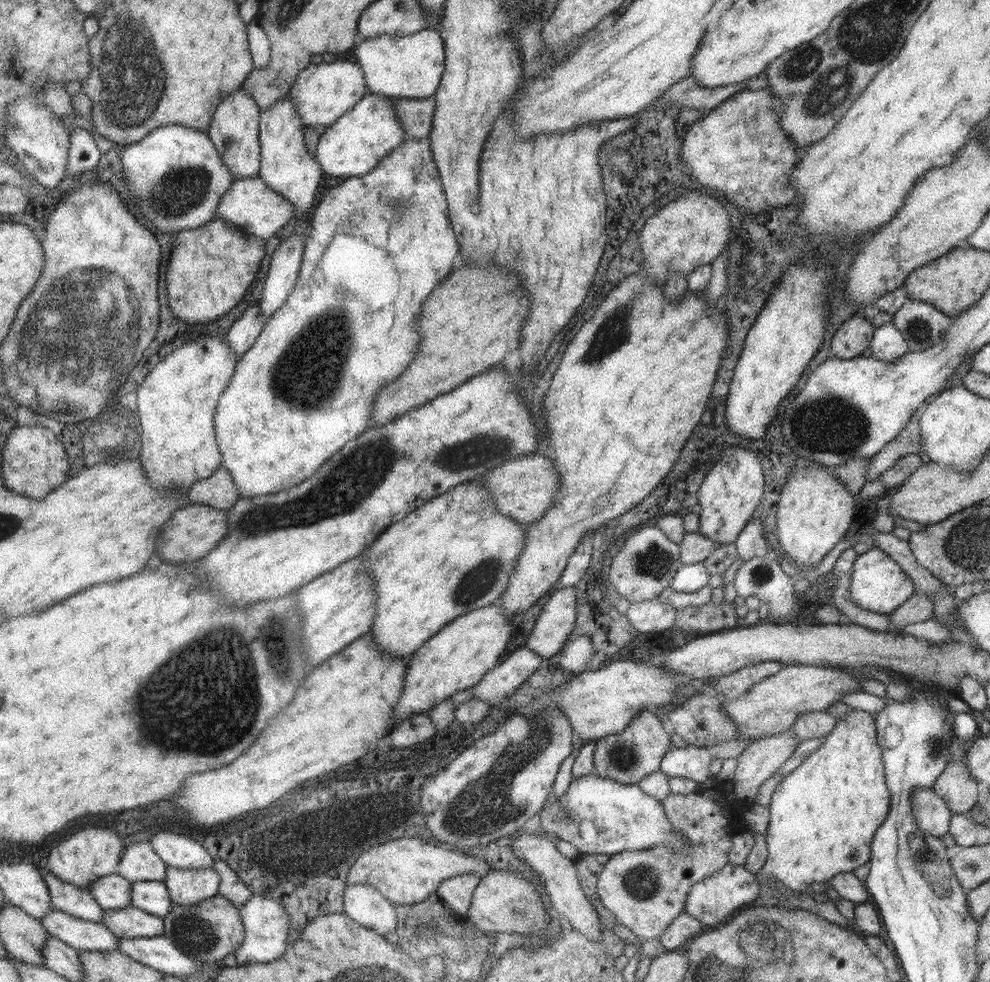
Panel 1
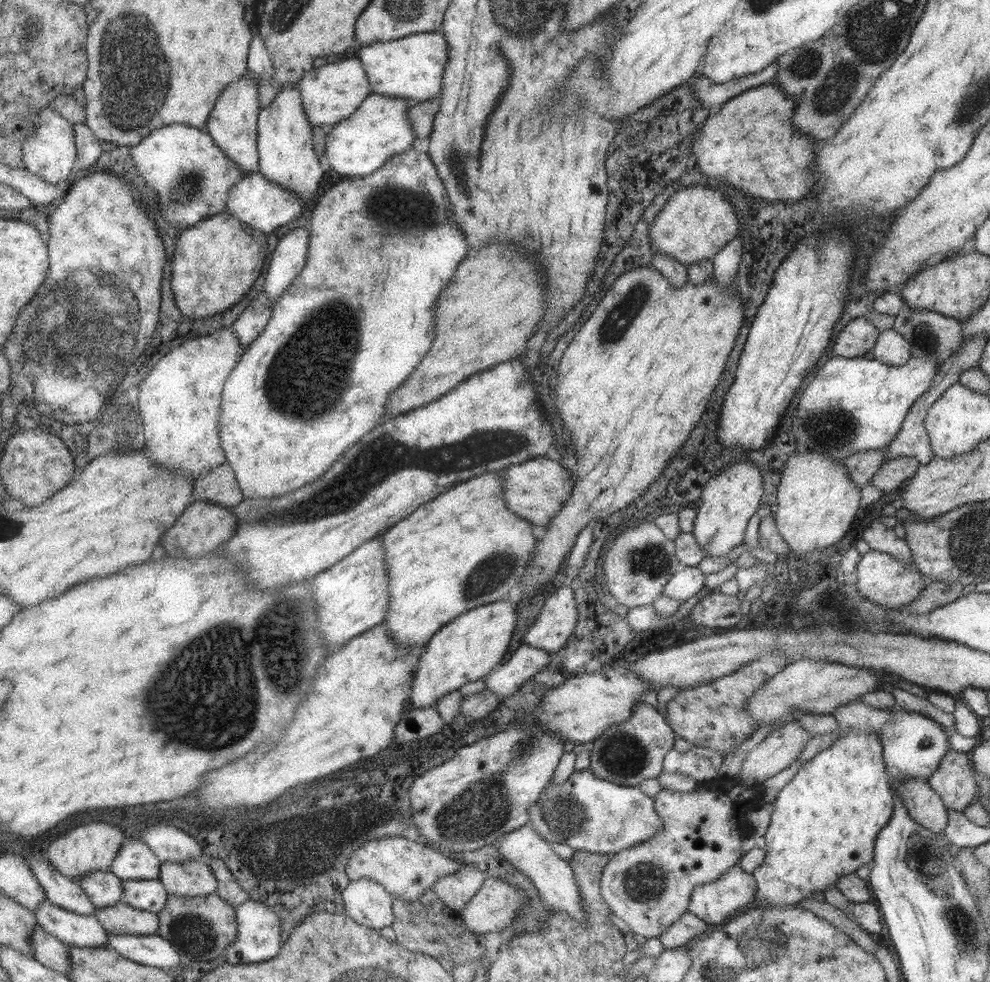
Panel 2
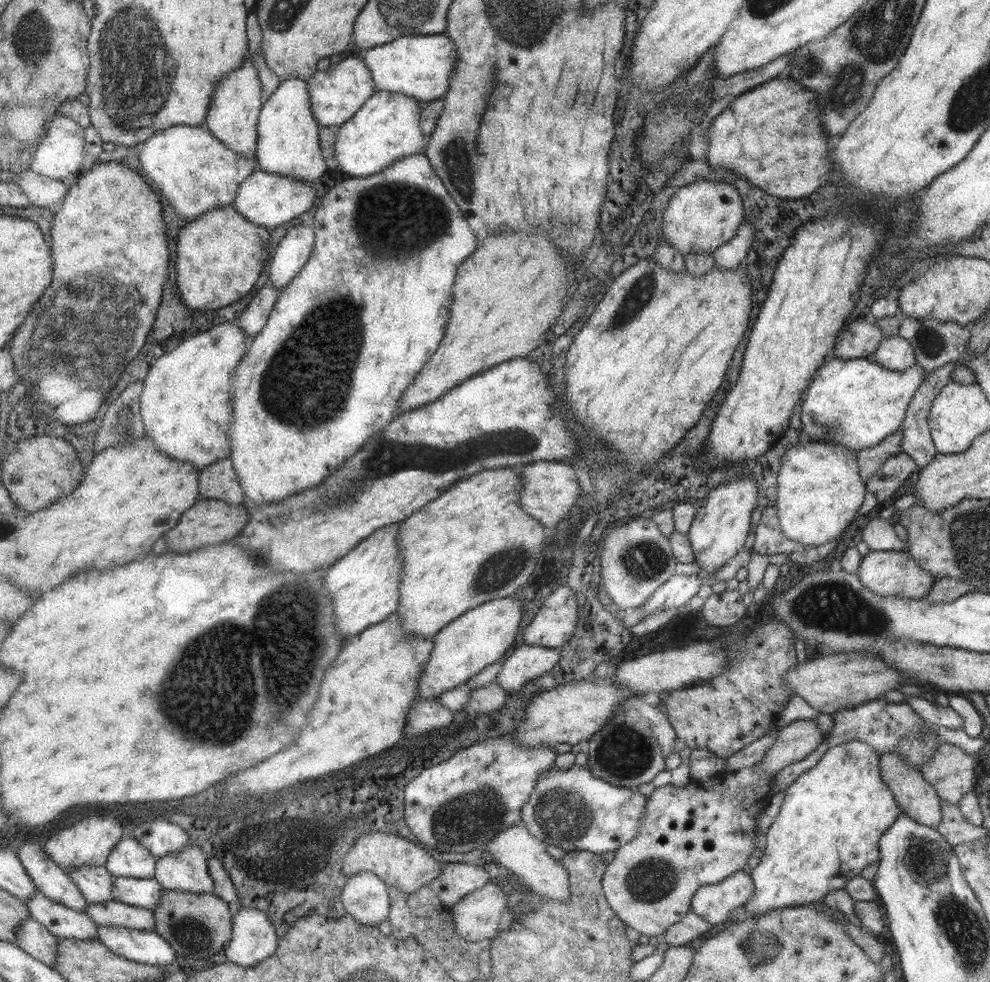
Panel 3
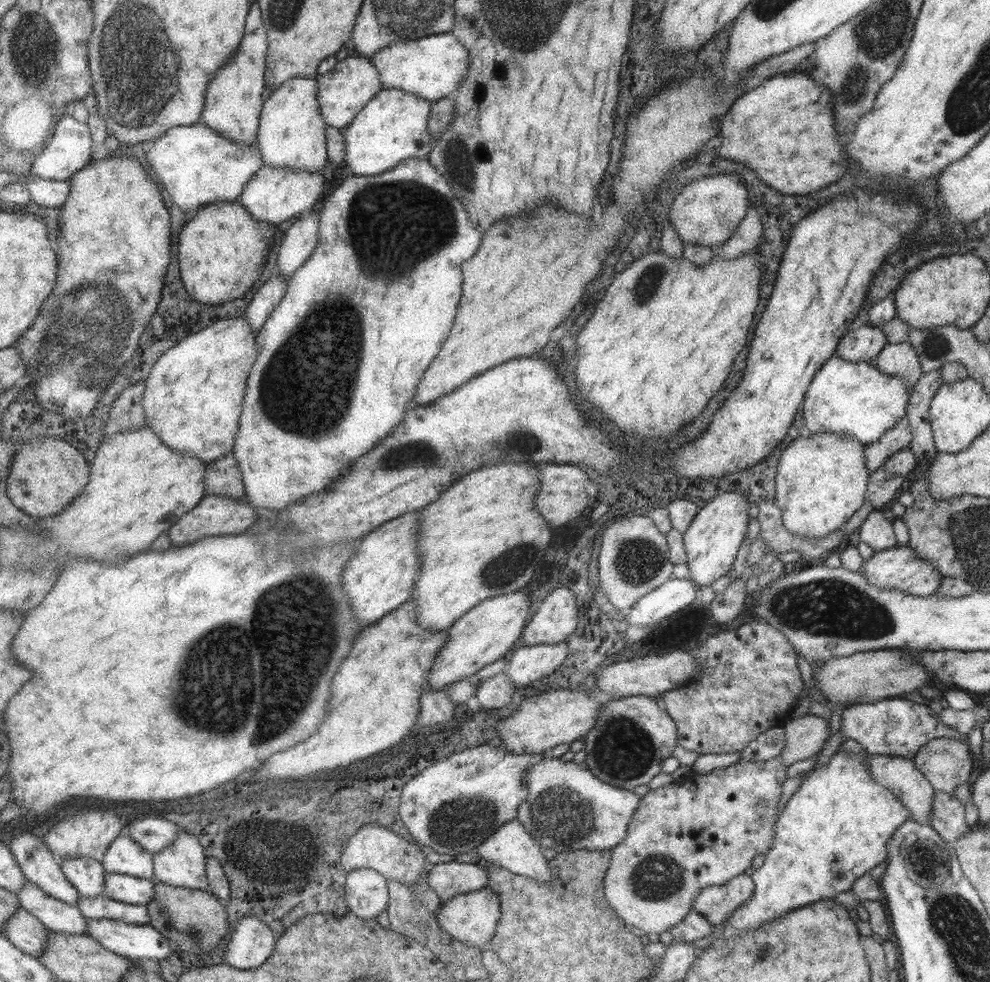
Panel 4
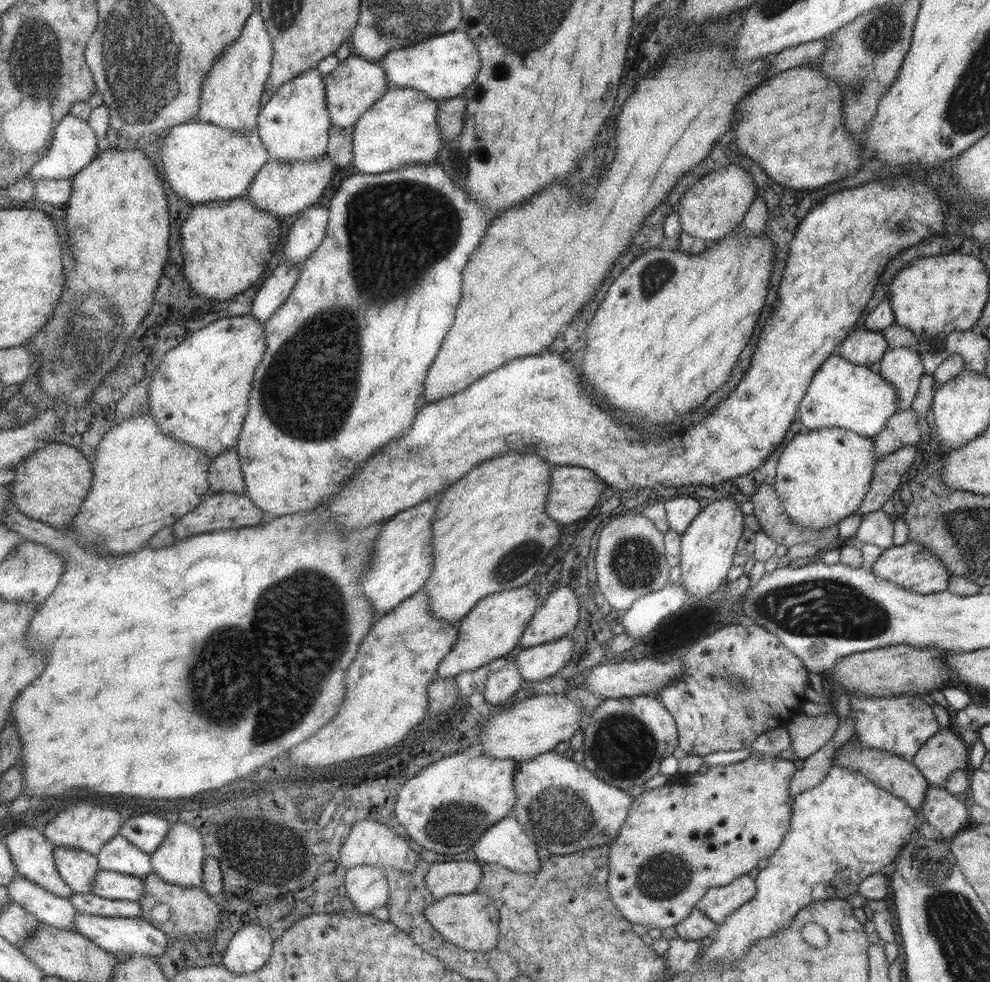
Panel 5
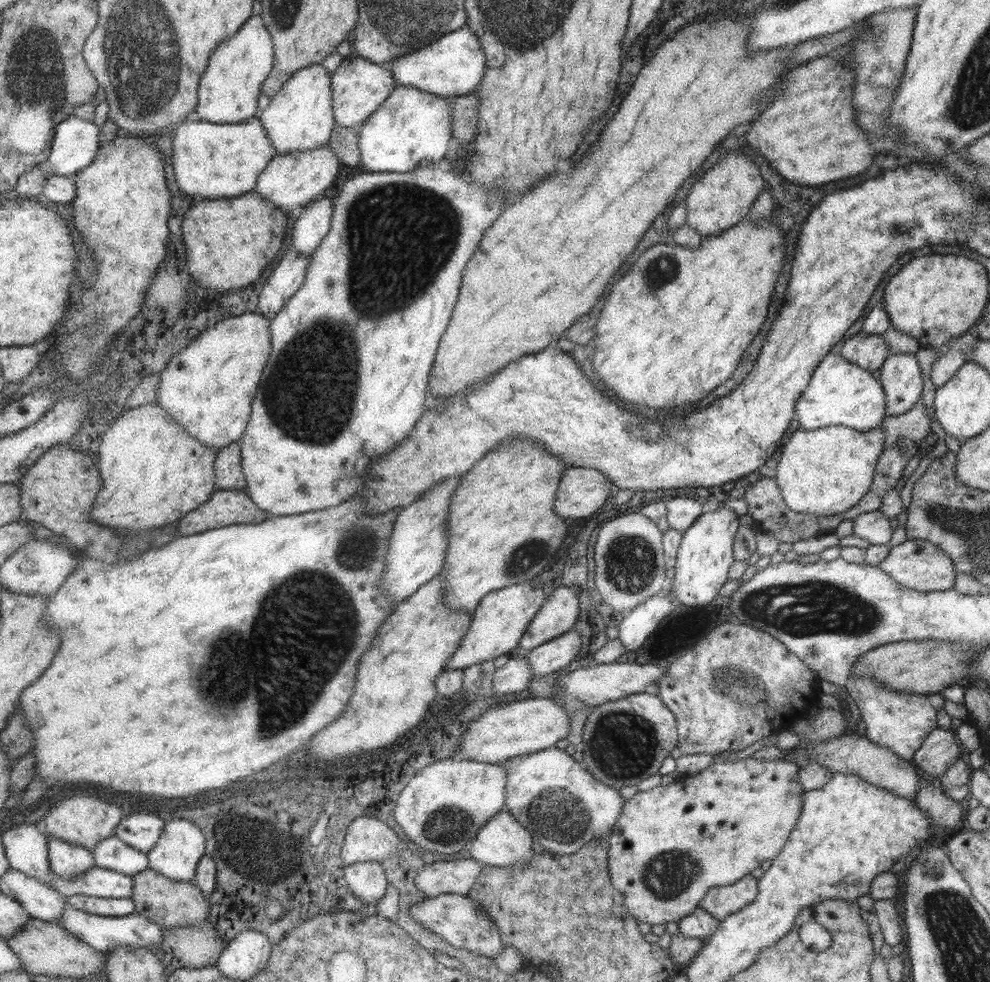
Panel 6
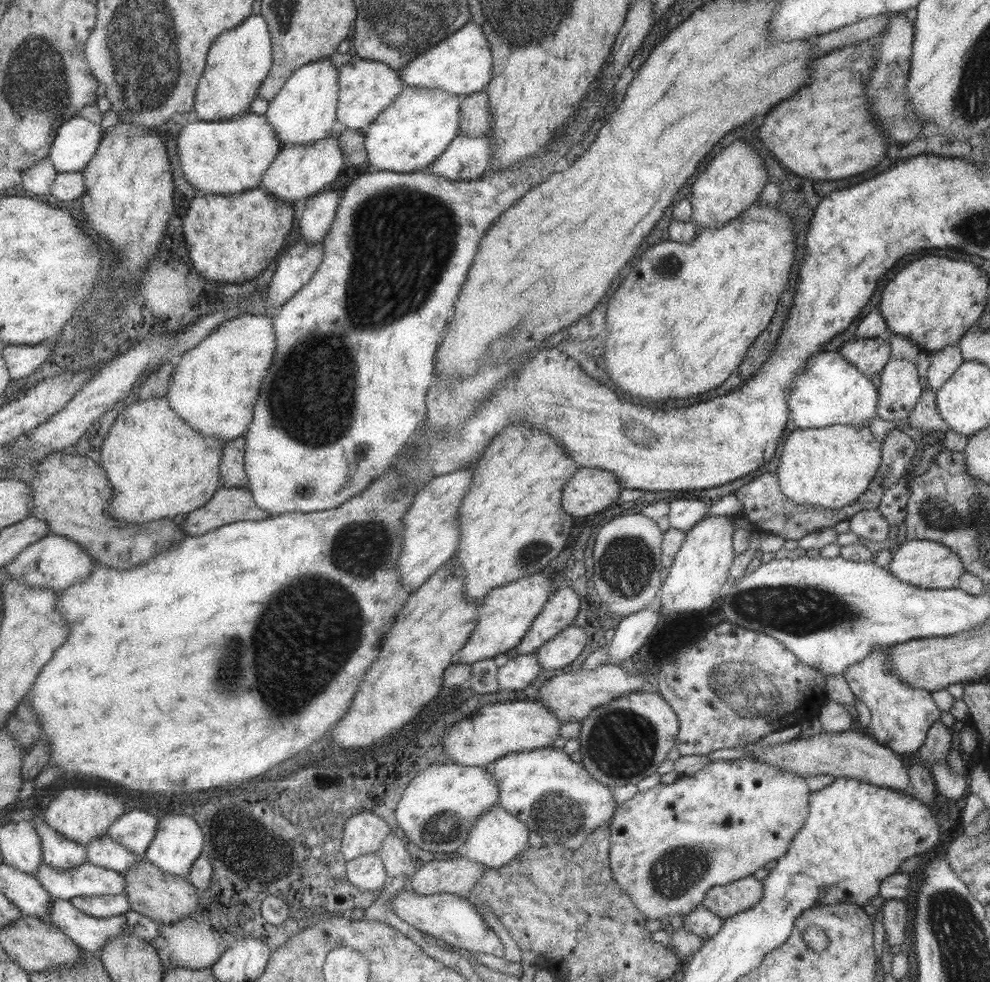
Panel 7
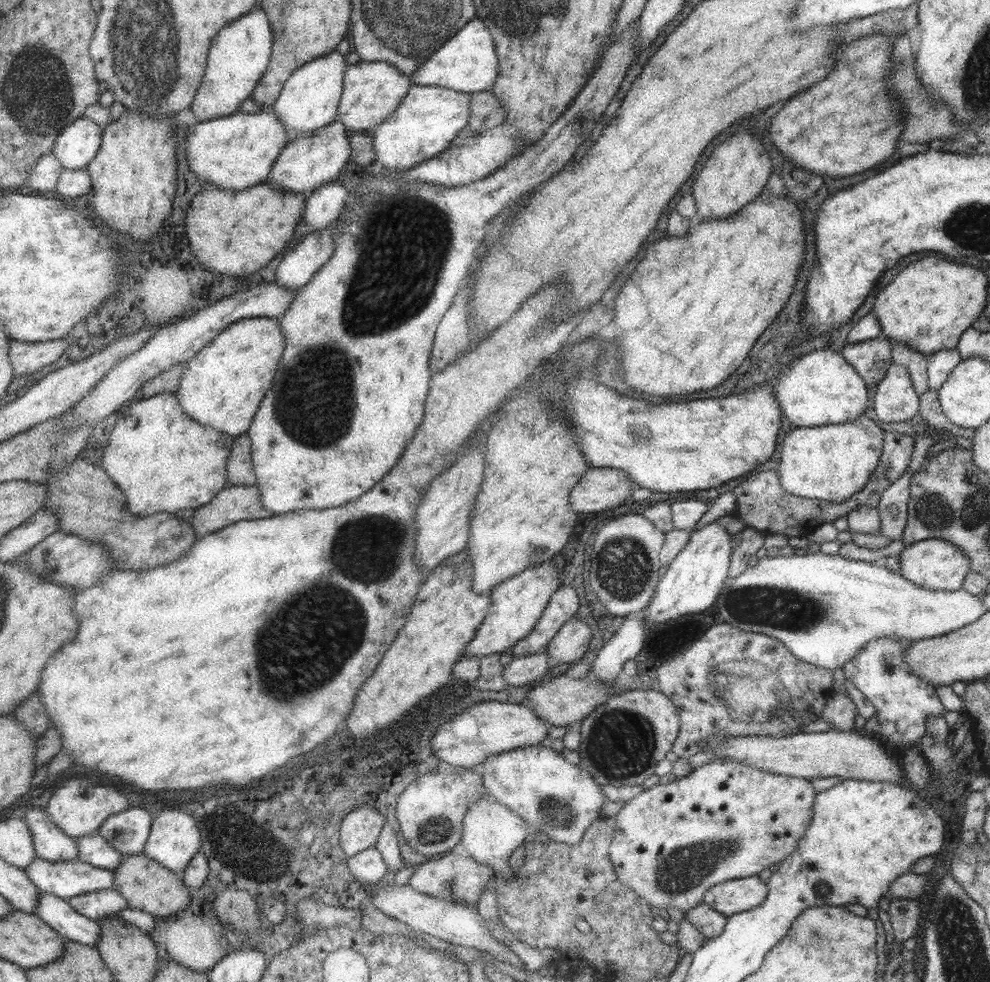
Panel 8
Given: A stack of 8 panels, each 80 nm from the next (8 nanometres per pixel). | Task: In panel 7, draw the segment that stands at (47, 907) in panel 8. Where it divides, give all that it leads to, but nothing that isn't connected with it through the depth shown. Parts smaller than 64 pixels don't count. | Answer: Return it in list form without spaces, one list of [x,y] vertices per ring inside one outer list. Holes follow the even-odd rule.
[[[54,898],[52,900],[49,921],[58,926],[70,940],[76,942],[81,948],[90,953],[99,954],[101,949],[111,940],[119,935],[137,935],[147,939],[150,943],[159,936],[159,924],[155,919],[131,909],[129,912],[118,914],[109,918],[95,918],[85,914],[79,907],[76,907],[70,900]]]

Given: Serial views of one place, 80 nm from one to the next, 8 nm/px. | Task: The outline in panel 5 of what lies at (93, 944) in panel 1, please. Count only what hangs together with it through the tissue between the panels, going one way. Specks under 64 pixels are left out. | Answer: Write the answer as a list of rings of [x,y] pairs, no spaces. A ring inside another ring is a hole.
[[[23,875],[14,876],[6,887],[9,889],[12,900],[22,904],[28,911],[31,911],[31,914],[36,914],[41,923],[60,929],[74,930],[74,918],[79,912],[70,898],[59,896]]]

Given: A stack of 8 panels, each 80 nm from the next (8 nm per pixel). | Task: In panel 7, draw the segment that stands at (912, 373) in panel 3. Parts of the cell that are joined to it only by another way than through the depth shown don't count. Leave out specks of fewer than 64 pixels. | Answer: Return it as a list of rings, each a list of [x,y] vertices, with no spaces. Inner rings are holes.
[[[821,351],[811,355],[803,370],[792,378],[788,388],[786,403],[788,412],[793,418],[791,422],[797,428],[825,428],[834,424],[859,426],[876,417],[875,409],[878,392],[871,383],[871,377],[861,374],[850,362],[847,362],[838,352]]]

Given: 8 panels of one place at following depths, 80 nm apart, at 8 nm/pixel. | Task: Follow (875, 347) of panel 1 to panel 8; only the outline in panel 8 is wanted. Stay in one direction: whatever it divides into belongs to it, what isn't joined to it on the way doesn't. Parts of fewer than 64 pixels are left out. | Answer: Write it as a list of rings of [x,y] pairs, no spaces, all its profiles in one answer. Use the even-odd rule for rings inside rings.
[[[891,363],[875,390],[873,412],[881,422],[908,422],[914,414],[918,414],[919,397],[913,390],[907,369],[904,366]]]

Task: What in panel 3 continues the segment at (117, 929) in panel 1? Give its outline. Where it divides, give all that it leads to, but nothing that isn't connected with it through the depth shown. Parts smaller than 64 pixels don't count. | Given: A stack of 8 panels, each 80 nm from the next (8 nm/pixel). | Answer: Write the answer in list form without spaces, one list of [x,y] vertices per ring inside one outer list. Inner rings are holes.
[[[112,901],[89,903],[86,913],[99,925],[131,927],[139,930],[156,930],[155,913],[143,907]]]

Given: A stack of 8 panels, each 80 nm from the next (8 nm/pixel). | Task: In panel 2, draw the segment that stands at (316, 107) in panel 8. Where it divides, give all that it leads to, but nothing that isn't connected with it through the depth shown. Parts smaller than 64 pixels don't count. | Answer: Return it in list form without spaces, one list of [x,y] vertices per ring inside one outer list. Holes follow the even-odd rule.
[[[287,83],[269,106],[262,107],[258,118],[258,149],[260,152],[260,173],[271,182],[285,186],[299,194],[307,204],[315,198],[315,192],[325,176],[322,158],[314,145],[316,126],[307,116],[303,93],[298,83]]]

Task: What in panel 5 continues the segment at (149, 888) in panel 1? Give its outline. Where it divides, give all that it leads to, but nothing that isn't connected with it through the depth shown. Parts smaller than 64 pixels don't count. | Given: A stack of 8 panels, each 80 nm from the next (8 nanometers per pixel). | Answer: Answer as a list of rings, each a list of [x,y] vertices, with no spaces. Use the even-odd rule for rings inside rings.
[[[101,869],[90,892],[113,900],[139,901],[144,898],[145,883],[141,877],[123,874],[114,870]]]

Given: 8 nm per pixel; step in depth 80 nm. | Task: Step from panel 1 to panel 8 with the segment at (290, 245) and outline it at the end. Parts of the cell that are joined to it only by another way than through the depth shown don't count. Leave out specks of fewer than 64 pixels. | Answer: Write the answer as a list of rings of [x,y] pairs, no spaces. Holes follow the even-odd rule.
[[[329,182],[315,190],[307,200],[304,220],[311,231],[321,232],[343,216],[347,203],[352,198],[347,186]]]

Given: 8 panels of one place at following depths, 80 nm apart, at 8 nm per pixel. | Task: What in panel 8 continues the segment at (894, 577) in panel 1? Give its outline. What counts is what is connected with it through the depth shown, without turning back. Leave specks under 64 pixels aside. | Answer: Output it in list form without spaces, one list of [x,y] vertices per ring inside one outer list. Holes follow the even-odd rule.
[[[926,538],[905,546],[898,554],[900,576],[929,590],[959,590],[965,575],[970,571],[968,558],[955,545],[943,539]]]

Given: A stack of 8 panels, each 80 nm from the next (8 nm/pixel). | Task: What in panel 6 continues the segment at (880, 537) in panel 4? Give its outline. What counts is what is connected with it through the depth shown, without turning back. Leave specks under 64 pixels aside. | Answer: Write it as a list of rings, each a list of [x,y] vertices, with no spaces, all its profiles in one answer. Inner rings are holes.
[[[880,509],[871,512],[862,512],[853,520],[852,533],[869,544],[885,545],[891,538],[891,526],[889,519]]]

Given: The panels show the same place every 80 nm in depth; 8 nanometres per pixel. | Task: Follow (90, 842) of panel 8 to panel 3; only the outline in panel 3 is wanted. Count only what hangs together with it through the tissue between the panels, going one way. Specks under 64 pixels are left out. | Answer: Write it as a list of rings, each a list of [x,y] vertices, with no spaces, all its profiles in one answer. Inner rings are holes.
[[[122,838],[108,858],[106,867],[115,877],[156,878],[158,857],[139,840]]]

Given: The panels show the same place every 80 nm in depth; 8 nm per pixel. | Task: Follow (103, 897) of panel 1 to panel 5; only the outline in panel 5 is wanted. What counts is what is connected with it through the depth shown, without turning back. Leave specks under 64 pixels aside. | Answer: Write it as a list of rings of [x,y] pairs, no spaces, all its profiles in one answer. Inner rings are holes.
[[[56,846],[54,855],[60,875],[73,892],[89,893],[97,873],[102,869],[98,856],[66,846]]]

